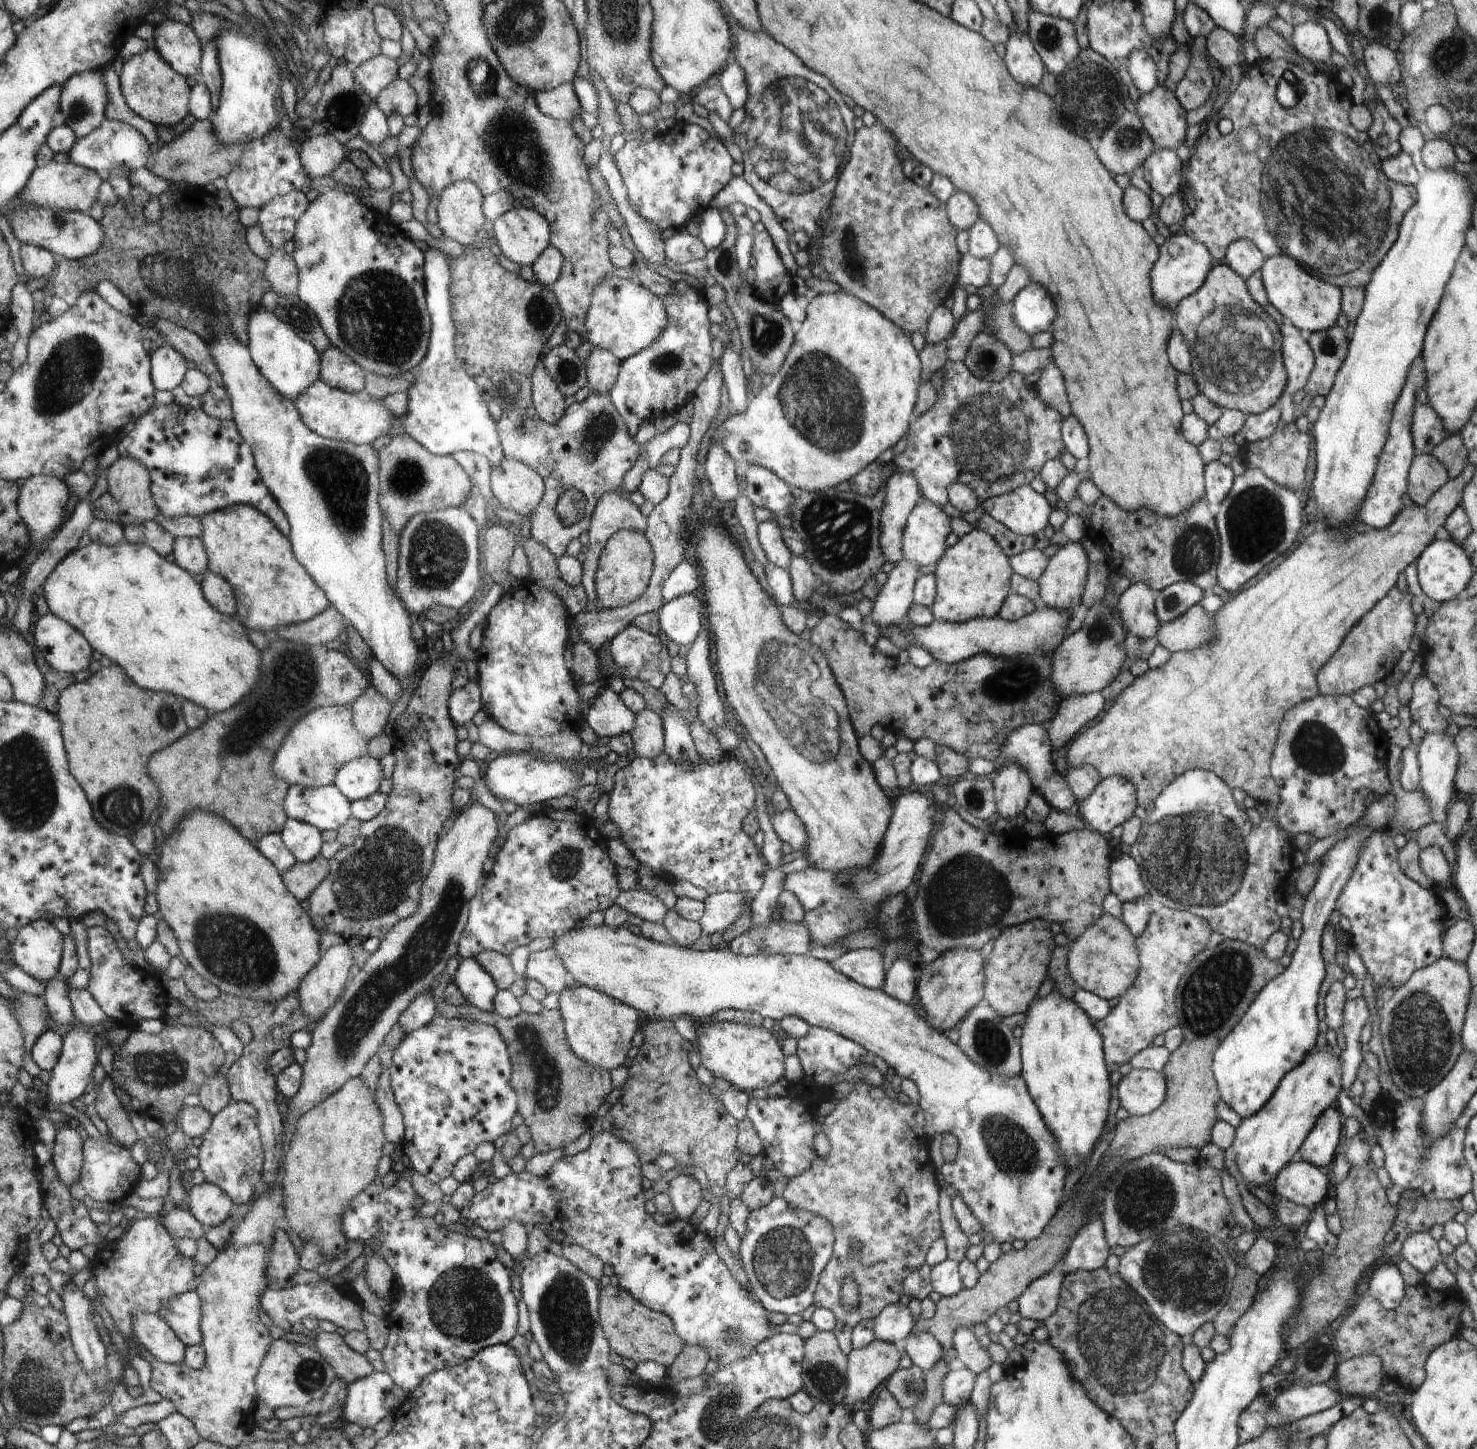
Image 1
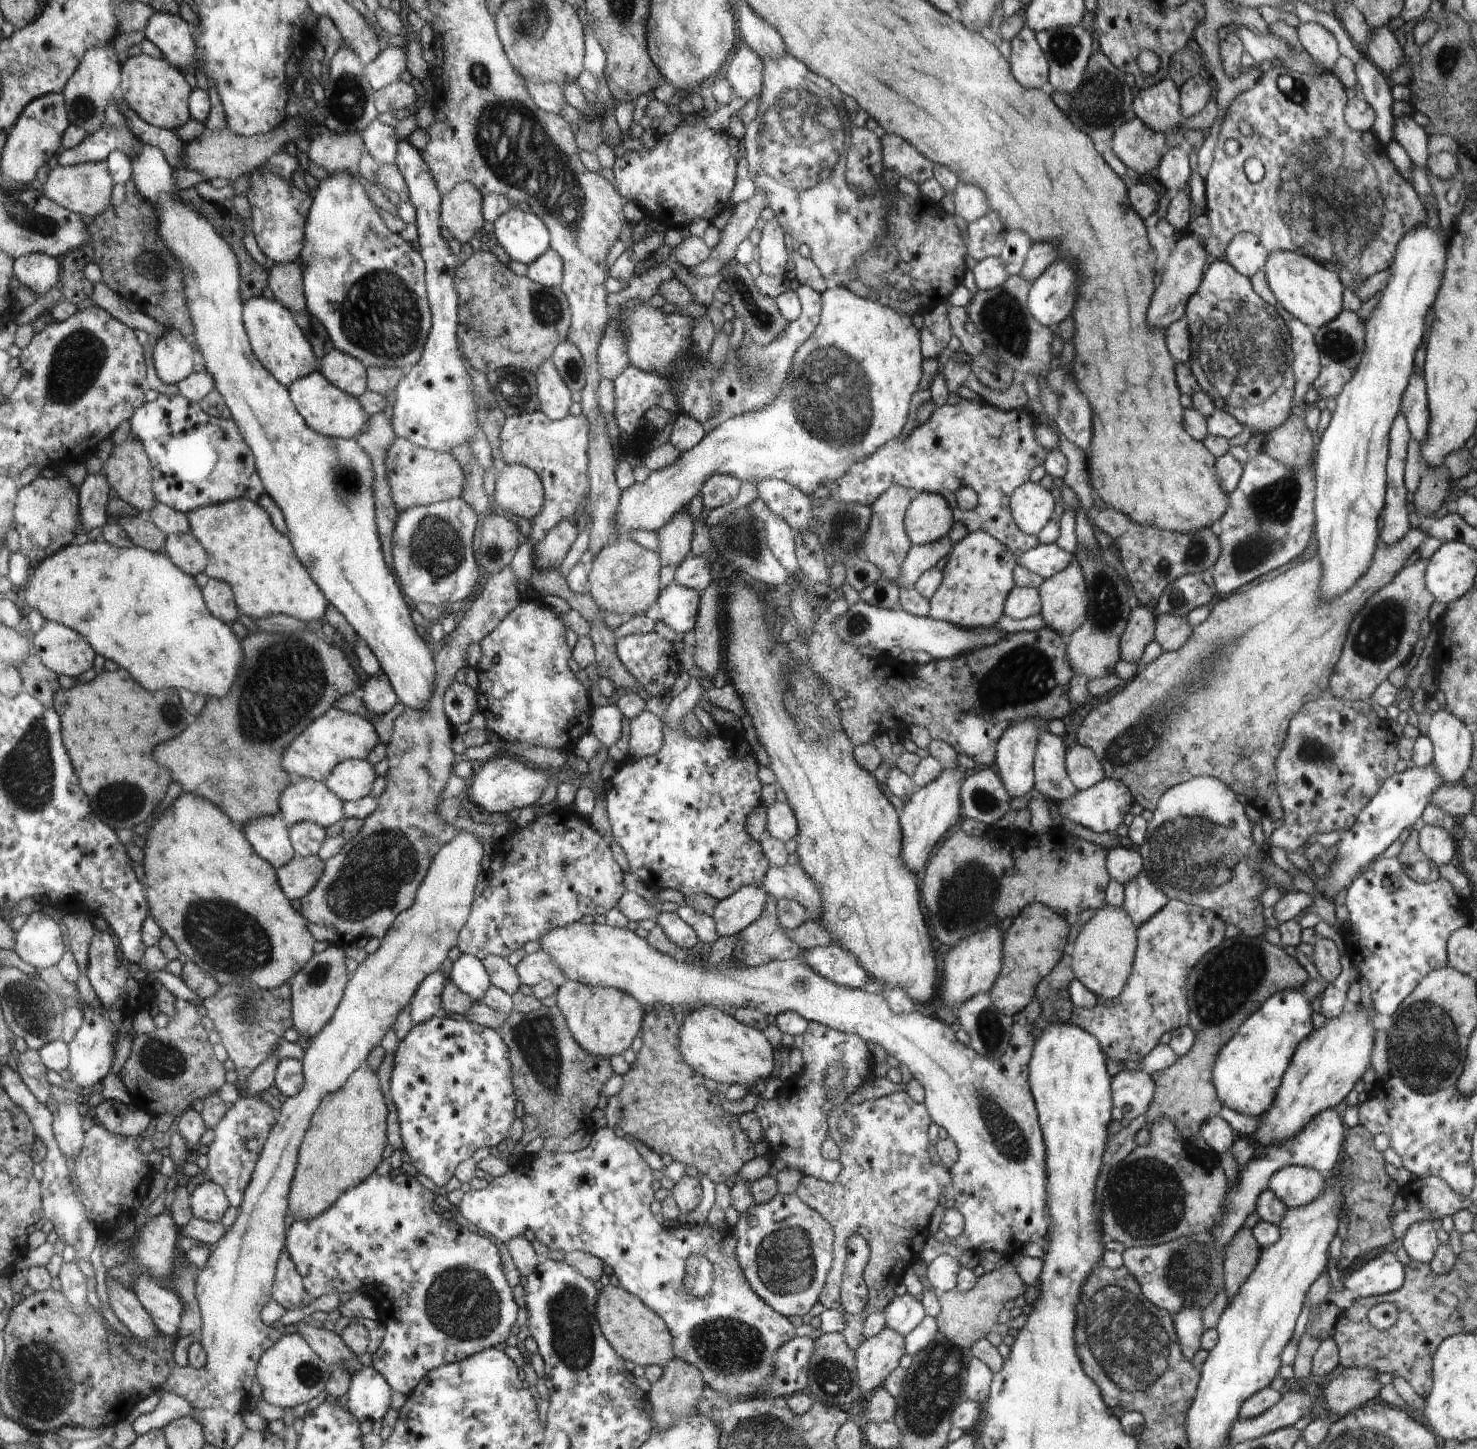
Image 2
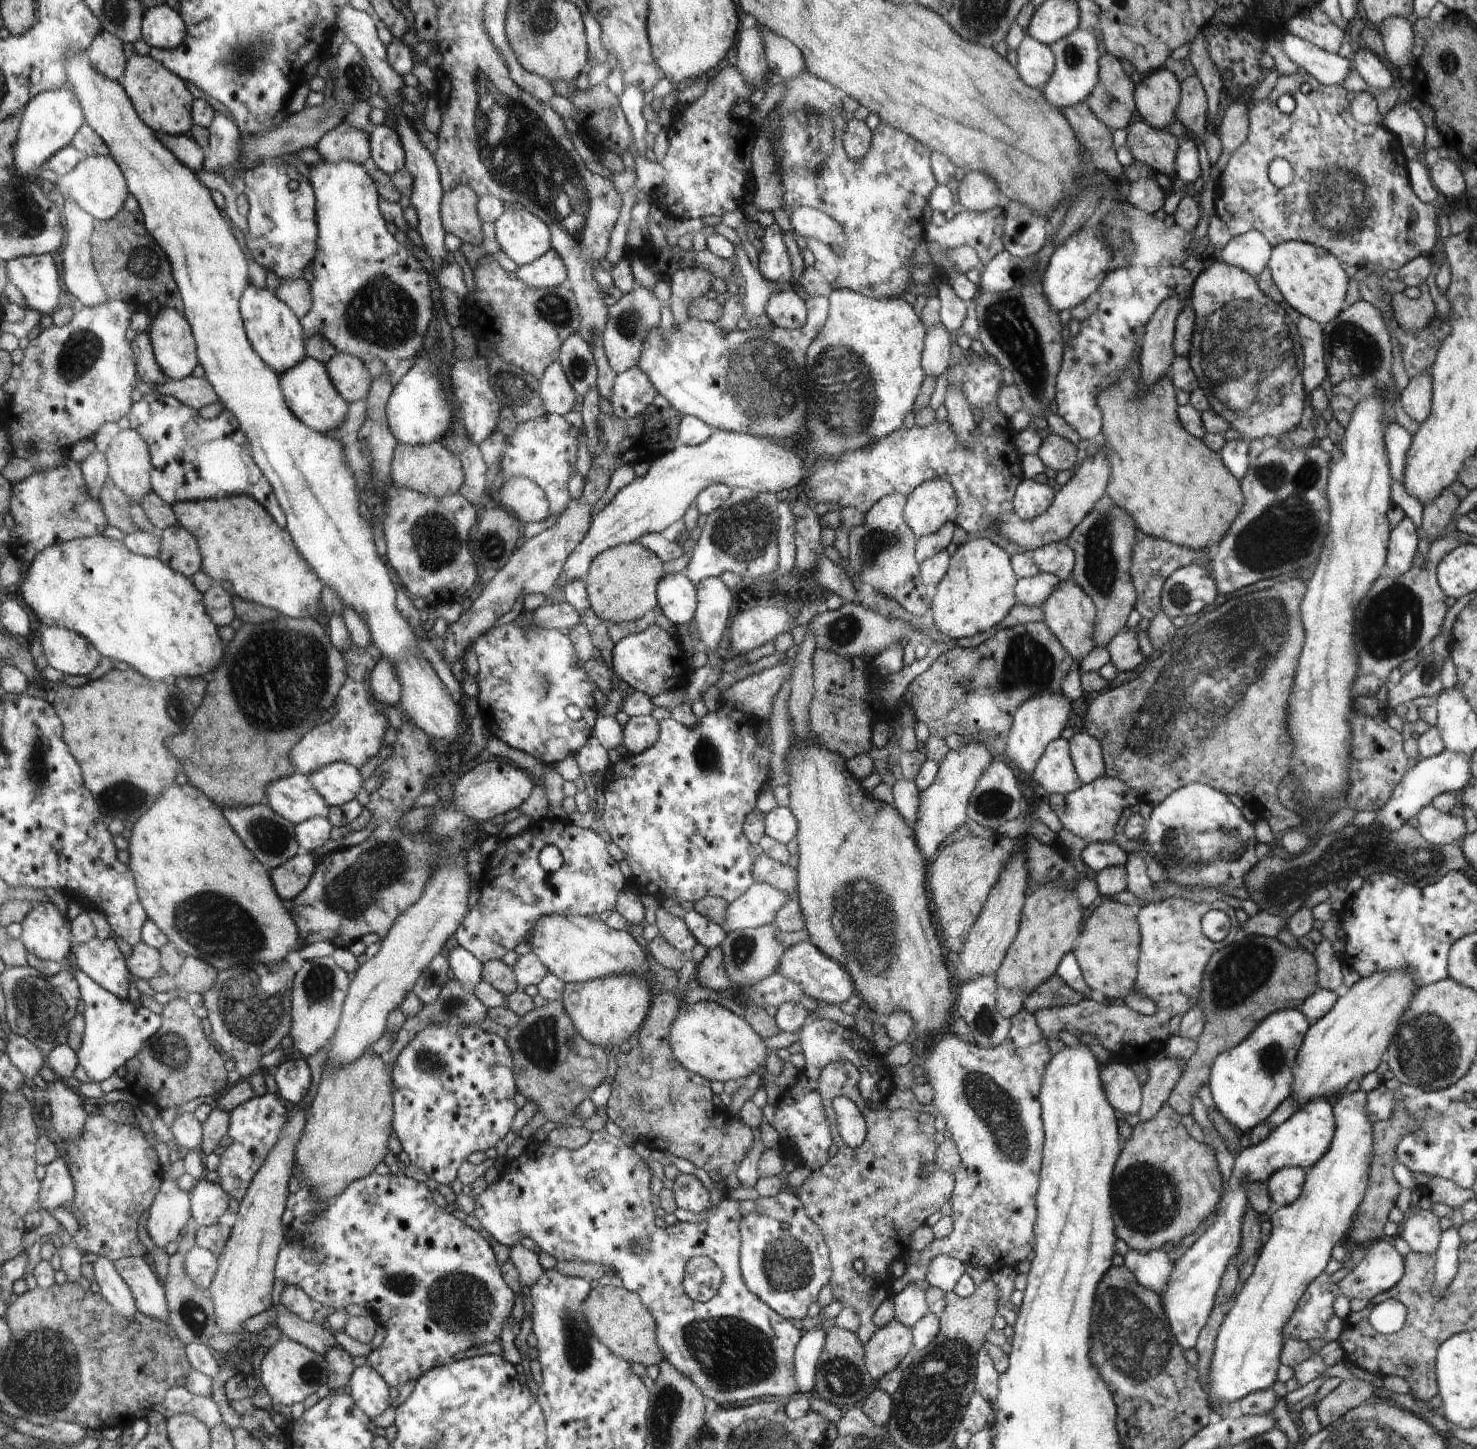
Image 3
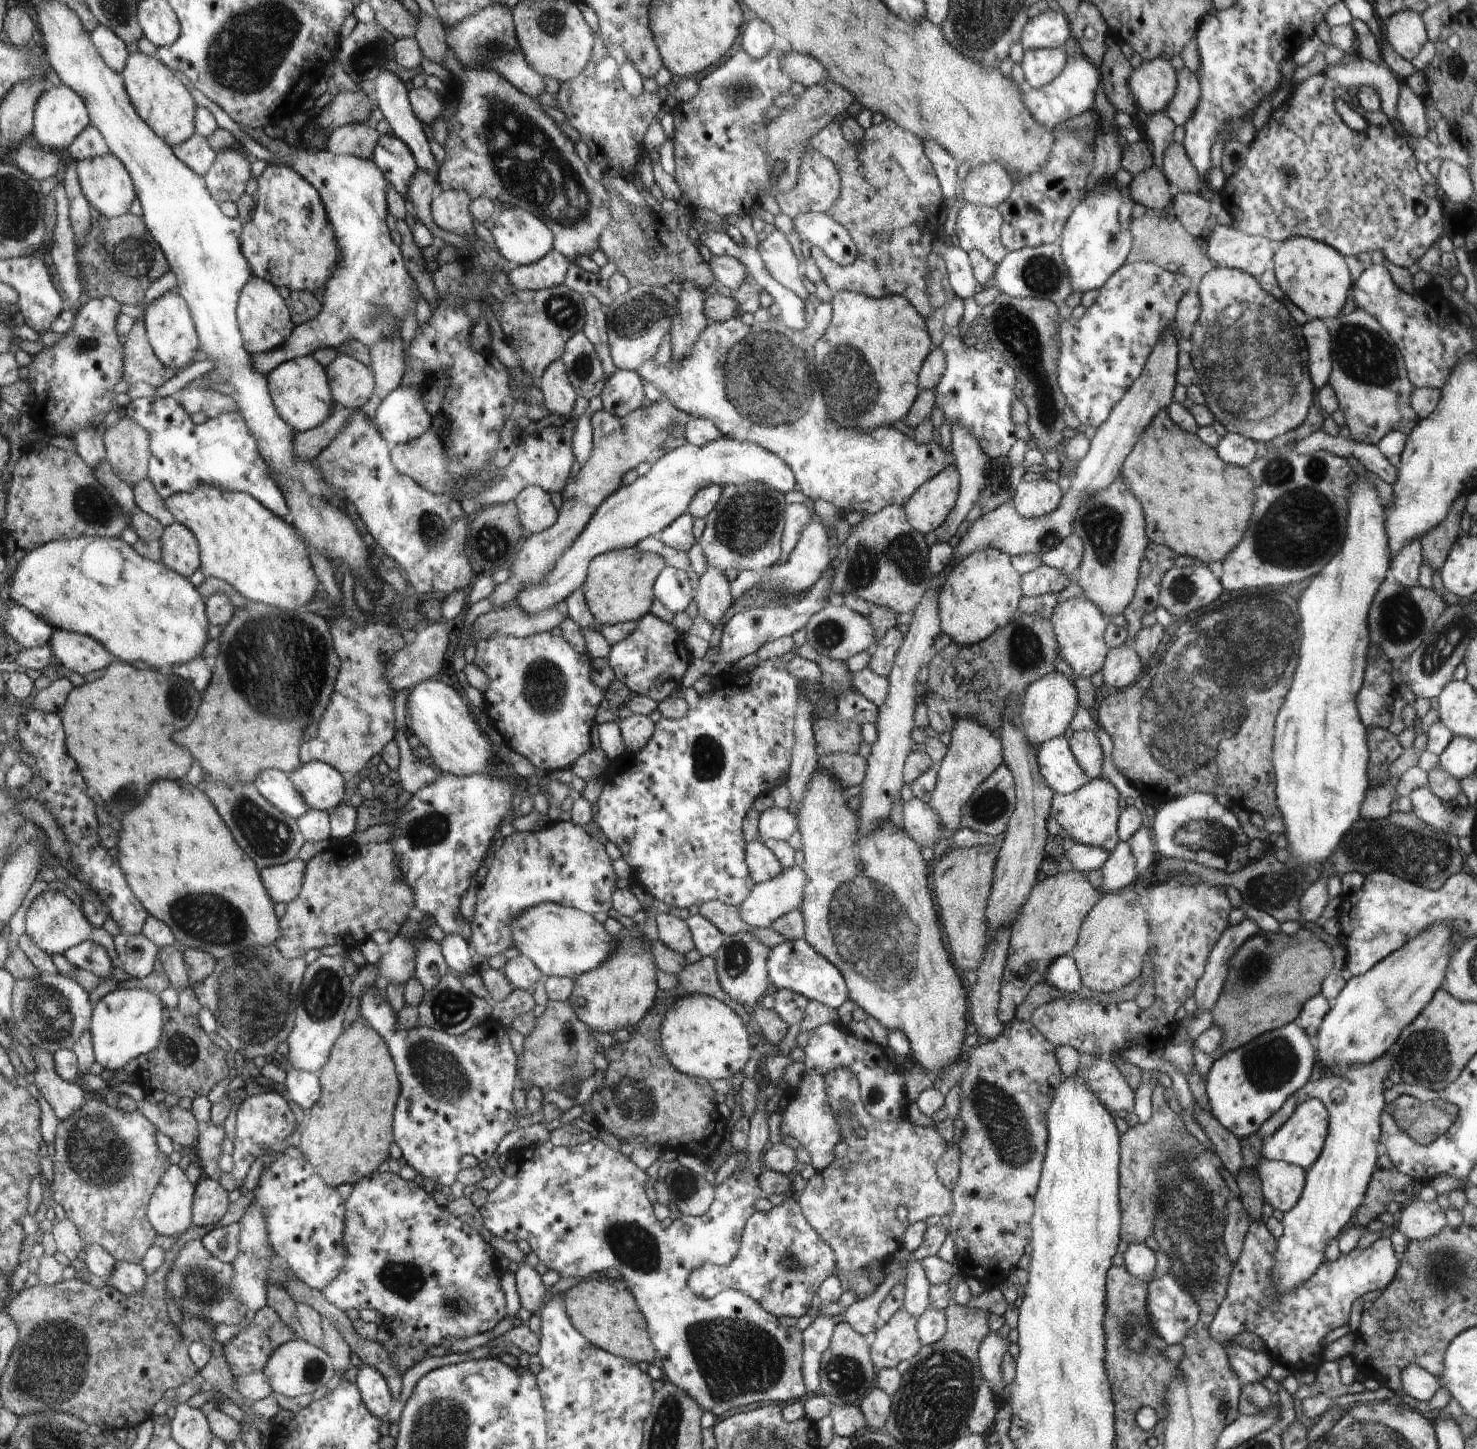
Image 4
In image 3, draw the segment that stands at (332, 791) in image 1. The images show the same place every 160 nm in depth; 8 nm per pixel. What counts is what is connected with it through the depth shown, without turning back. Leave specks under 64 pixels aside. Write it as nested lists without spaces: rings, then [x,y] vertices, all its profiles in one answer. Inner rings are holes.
[[[295,773],[270,784],[267,806],[295,826],[318,817],[328,818],[332,808],[307,776]]]

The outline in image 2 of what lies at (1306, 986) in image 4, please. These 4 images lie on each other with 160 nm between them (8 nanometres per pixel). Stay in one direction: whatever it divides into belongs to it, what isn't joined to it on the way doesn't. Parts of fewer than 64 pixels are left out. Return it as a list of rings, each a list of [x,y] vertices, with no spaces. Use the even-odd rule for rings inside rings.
[[[1240,933],[1235,937],[1225,938],[1217,947],[1202,956],[1188,974],[1186,981],[1189,1006],[1188,1025],[1194,1031],[1195,1041],[1192,1048],[1184,1056],[1178,1057],[1172,1066],[1153,1074],[1156,1094],[1145,1114],[1147,1126],[1156,1123],[1158,1119],[1170,1119],[1179,1128],[1181,1135],[1190,1142],[1198,1137],[1202,1123],[1205,1123],[1210,1115],[1218,1115],[1223,1106],[1212,1080],[1213,1066],[1222,1047],[1268,997],[1286,989],[1302,990],[1309,980],[1306,969],[1296,958],[1288,955],[1282,946],[1269,943],[1263,937],[1249,937]]]

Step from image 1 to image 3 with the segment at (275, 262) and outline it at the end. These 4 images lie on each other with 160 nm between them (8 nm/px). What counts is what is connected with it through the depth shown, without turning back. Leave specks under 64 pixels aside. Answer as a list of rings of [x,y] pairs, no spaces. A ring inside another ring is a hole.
[[[280,278],[280,283],[275,292],[277,297],[286,302],[286,305],[302,318],[308,314],[312,308],[312,296],[310,294],[310,285],[303,278]]]

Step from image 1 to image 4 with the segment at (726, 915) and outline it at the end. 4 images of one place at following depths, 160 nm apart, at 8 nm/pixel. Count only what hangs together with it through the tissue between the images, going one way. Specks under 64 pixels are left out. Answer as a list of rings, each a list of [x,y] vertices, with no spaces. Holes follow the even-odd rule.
[[[794,865],[776,879],[757,883],[745,902],[740,904],[739,915],[750,926],[770,927],[783,914],[801,910],[806,881],[805,870]]]

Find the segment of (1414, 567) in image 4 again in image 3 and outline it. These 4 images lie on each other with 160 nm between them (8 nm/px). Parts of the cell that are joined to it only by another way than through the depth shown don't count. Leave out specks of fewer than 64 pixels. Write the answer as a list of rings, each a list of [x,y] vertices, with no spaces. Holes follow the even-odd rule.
[[[1405,517],[1394,528],[1390,527],[1386,564],[1398,574],[1409,572],[1416,556],[1418,541],[1416,528],[1410,518]]]

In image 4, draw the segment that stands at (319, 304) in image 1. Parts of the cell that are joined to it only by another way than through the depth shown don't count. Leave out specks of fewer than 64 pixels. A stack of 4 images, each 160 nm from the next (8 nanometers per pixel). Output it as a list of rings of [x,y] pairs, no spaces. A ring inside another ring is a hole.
[[[200,89],[192,90],[197,104],[211,110],[219,125],[236,134],[252,160],[265,160],[272,165],[286,165],[293,168],[306,181],[314,185],[321,195],[330,224],[336,233],[341,259],[337,271],[329,283],[325,284],[320,312],[308,322],[296,325],[284,346],[274,351],[254,353],[252,366],[255,373],[267,376],[286,361],[297,359],[324,347],[338,350],[342,344],[357,340],[368,348],[376,346],[382,339],[400,335],[402,320],[414,308],[412,302],[412,277],[404,268],[400,248],[392,242],[386,226],[386,190],[389,182],[370,159],[354,155],[337,155],[328,150],[311,153],[301,148],[294,154],[276,155],[251,139],[219,104],[216,104]]]

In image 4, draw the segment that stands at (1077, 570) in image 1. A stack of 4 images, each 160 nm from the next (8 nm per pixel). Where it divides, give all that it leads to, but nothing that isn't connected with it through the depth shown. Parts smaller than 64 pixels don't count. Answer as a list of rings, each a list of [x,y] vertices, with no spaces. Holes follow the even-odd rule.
[[[1080,597],[1058,602],[1050,620],[1054,623],[1054,632],[1057,632],[1059,655],[1076,676],[1091,677],[1104,670],[1110,650],[1105,641],[1105,630],[1109,621],[1093,601]]]

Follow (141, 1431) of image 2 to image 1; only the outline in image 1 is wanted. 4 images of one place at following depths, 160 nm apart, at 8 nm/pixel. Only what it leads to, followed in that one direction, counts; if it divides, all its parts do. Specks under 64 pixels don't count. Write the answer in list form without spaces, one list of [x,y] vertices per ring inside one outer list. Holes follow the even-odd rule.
[[[164,1399],[161,1403],[146,1404],[125,1412],[118,1420],[118,1424],[128,1428],[140,1428],[142,1424],[160,1425],[168,1416],[177,1413],[176,1404],[172,1400]]]

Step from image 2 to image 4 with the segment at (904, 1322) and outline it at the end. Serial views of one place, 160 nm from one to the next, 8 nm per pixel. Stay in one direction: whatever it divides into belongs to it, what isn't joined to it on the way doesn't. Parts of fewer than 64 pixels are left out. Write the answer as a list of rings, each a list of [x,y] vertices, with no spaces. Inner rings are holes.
[[[912,1260],[903,1265],[906,1269],[903,1307],[910,1314],[919,1317],[929,1307],[929,1290],[932,1284],[922,1268],[921,1261]]]

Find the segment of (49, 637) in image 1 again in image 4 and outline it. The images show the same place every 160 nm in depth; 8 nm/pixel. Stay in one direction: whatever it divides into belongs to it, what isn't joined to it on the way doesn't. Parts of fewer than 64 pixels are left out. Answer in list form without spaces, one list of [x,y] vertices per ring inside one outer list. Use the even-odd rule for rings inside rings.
[[[56,629],[51,642],[57,662],[80,674],[92,674],[118,660],[102,641],[76,631]]]

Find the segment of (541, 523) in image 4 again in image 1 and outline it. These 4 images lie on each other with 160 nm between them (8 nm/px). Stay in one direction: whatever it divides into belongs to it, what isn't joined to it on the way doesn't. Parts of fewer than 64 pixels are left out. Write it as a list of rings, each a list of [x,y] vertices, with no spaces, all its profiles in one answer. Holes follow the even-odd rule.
[[[504,458],[498,466],[492,466],[491,490],[502,508],[524,516],[537,511],[545,487],[542,478],[528,465]]]

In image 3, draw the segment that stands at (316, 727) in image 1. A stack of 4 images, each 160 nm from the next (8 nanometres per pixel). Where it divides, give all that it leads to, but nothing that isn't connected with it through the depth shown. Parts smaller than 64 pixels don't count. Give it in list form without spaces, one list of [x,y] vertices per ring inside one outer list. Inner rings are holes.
[[[352,643],[344,652],[346,652],[346,661],[349,662],[349,681],[338,696],[338,708],[335,715],[324,720],[323,724],[302,738],[290,754],[297,773],[303,776],[312,776],[326,764],[336,761],[356,765],[358,769],[361,769],[369,763],[370,758],[378,754],[384,742],[384,734],[388,728],[386,712],[380,710],[376,702],[370,702],[374,698],[370,690],[370,674],[376,662],[382,659],[382,654],[372,643],[366,648],[358,648]]]

